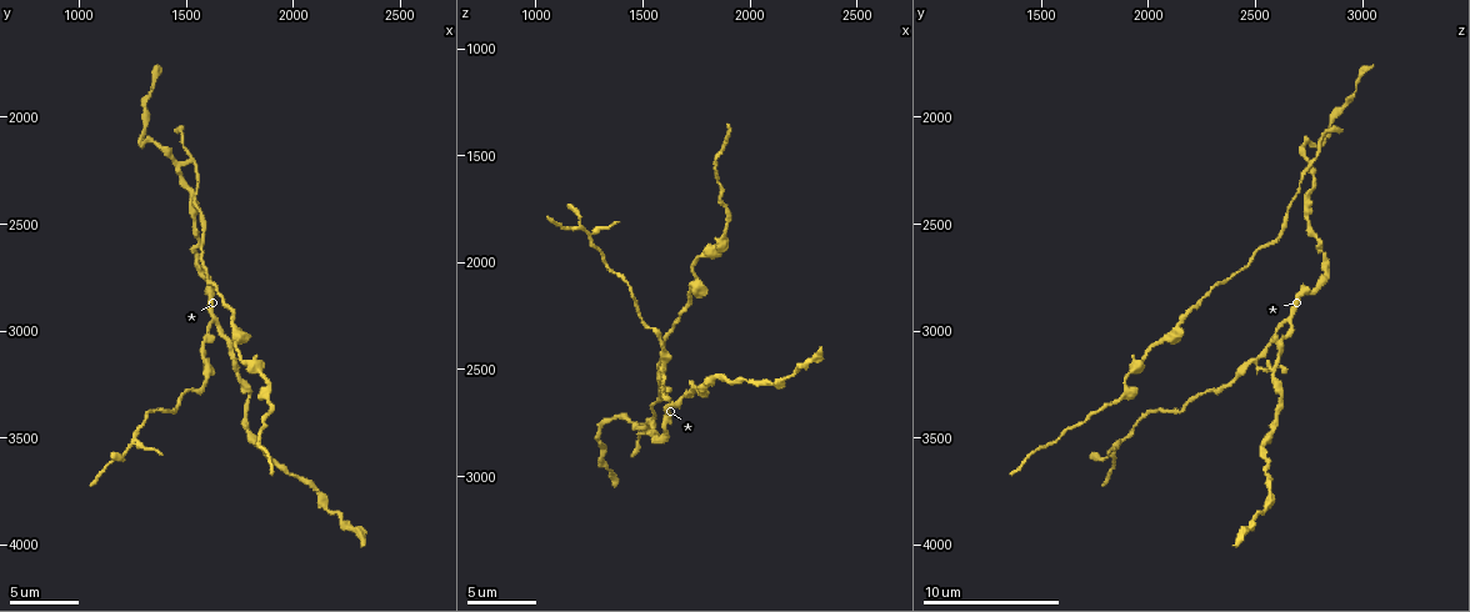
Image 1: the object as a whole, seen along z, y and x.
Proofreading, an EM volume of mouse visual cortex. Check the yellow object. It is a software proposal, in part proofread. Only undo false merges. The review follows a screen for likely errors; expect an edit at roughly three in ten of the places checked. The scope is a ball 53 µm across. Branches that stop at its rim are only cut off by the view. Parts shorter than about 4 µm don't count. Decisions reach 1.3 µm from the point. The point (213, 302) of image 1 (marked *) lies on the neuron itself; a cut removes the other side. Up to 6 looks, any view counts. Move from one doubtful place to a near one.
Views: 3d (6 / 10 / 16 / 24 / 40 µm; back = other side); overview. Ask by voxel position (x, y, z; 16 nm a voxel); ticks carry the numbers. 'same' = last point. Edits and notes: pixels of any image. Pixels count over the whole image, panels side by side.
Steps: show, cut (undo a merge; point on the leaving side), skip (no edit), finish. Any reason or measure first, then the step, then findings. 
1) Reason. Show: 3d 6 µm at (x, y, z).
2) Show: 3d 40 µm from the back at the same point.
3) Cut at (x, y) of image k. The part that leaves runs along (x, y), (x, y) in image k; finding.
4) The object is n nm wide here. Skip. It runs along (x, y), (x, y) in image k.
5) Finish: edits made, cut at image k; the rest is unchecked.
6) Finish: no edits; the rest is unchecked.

Arms part here. Show: 3d 10 µm at (1630, 2960, 2640).

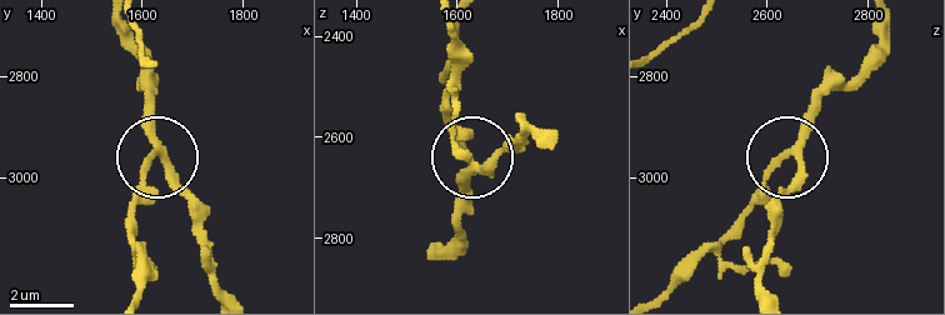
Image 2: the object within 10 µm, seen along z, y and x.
3 arms meet here. Cut at (153, 194) of image 2. A second neuron is stuck on.

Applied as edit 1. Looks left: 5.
Show: overview.

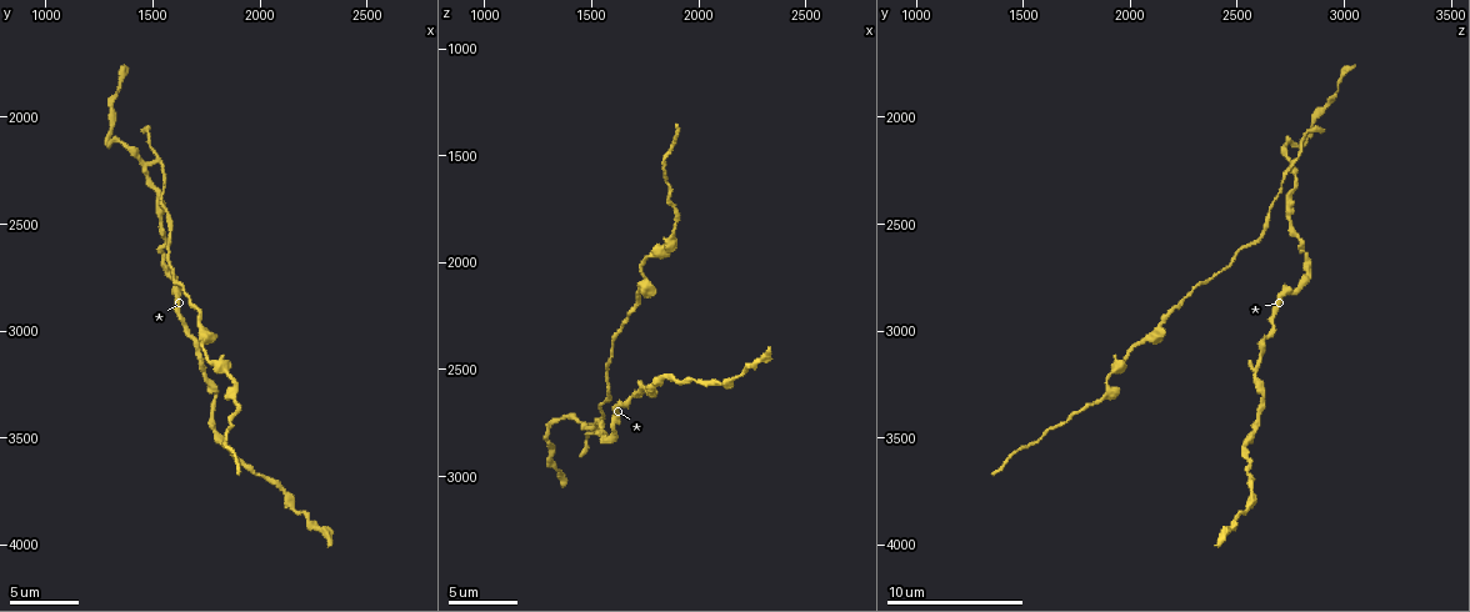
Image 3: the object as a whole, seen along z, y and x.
Sudden change in width. Show: 3d 10 µm at (1550, 2680, 2820).

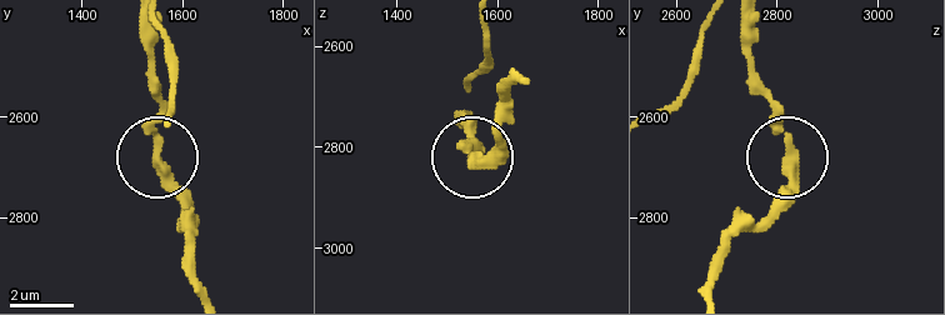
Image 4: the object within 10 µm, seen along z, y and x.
Skip. It runs along (510, 96), (496, 139), (470, 158), (478, 129) in image 4; all the same neuron.

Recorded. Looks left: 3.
Calibre changes. Show: 3d 16 µm at (1870, 3550, 2530).

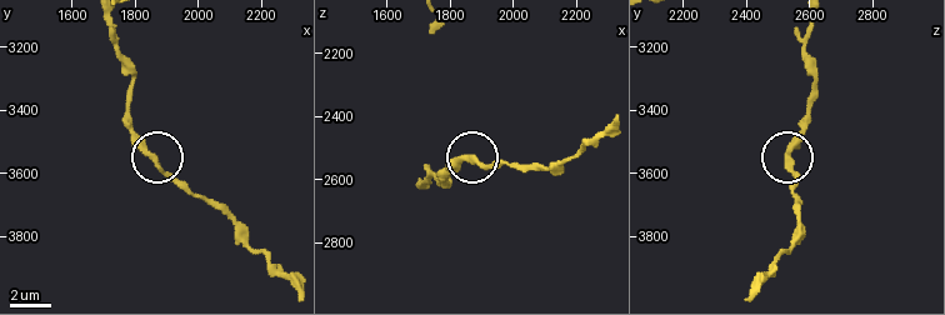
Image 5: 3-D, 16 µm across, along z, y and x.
Skip. It runs along (108, 24), (130, 84), (133, 129), (189, 193) in image 5; continuous, no second neuron.

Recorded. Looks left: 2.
Finish: edits made, cut at image 2; the rest is unchecked.

